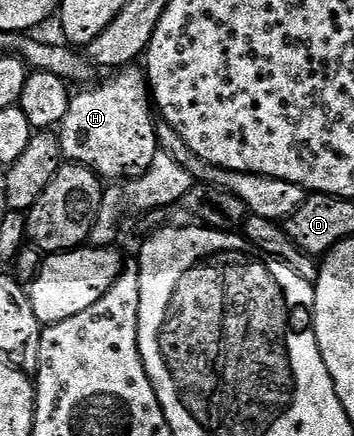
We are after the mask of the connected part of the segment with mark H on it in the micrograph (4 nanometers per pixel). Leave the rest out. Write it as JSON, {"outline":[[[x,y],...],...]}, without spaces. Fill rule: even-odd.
{"outline":[[[132,65],[122,68],[116,75],[119,75],[116,79],[111,79],[100,87],[92,86],[90,89],[80,90],[83,91],[80,95],[79,92],[72,94],[69,113],[65,113],[63,122],[57,128],[64,160],[80,163],[81,166],[87,167],[107,181],[142,177],[151,166],[154,155],[161,149],[155,132],[157,119],[153,114],[153,103],[149,98],[149,84],[144,72],[138,66]]]}

